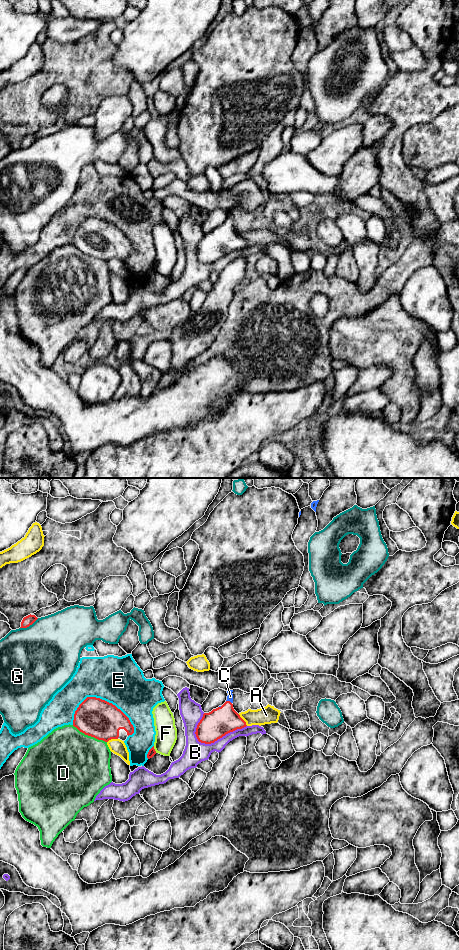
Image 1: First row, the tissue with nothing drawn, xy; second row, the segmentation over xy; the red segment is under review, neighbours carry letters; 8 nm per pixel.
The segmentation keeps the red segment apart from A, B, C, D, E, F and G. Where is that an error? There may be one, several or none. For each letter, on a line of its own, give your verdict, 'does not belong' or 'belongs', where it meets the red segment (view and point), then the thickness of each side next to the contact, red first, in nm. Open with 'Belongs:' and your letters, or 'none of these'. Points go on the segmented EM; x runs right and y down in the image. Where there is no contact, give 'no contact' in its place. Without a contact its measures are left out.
Belongs: C
A: does not belong; meets red in xy at (243, 720); 220 nm thick on the red side, 140 nm on the other
B: does not belong; meets red in xy at (218, 738); 220 nm thick on the red side, 180 nm on the other
C: belongs; meets red in xy at (229, 701); 220 nm thick on the red side, 50 nm on the other
D: does not belong; meets red in xy at (89, 735); 300 nm thick on the red side, 500 nm on the other
E: does not belong; meets red in xy at (106, 701); 300 nm thick on the red side, 380 nm on the other
F: does not belong; meets red in xy at (154, 749); 60 nm thick on the red side, 180 nm on the other
G: does not belong; meets red in xy at (29, 625); 80 nm thick on the red side, 500 nm on the other

